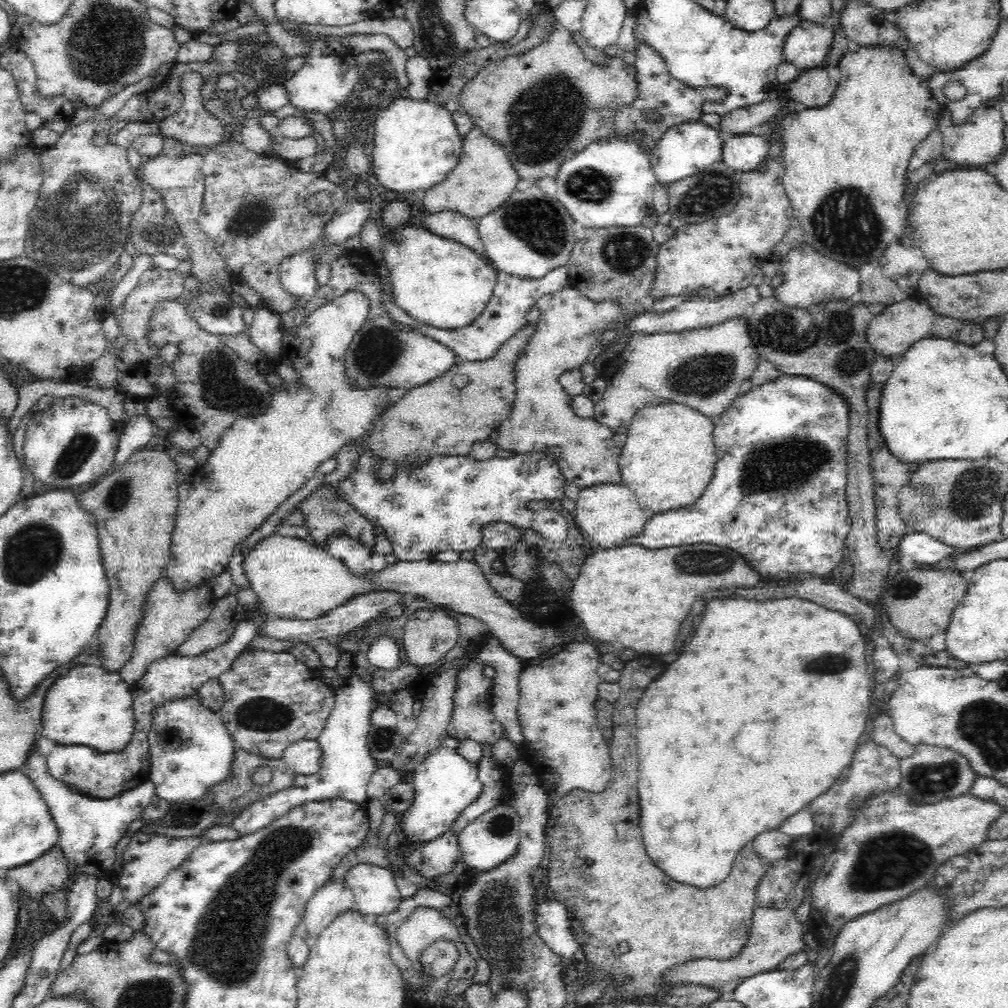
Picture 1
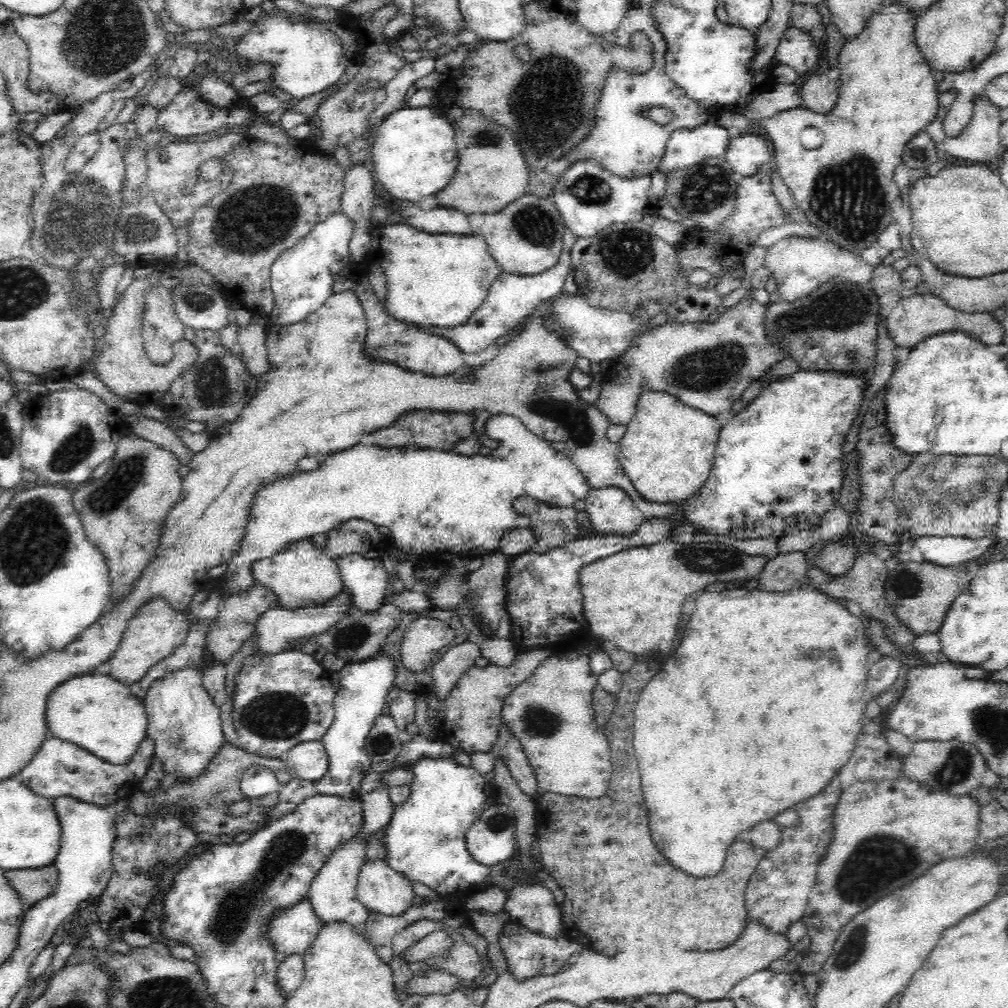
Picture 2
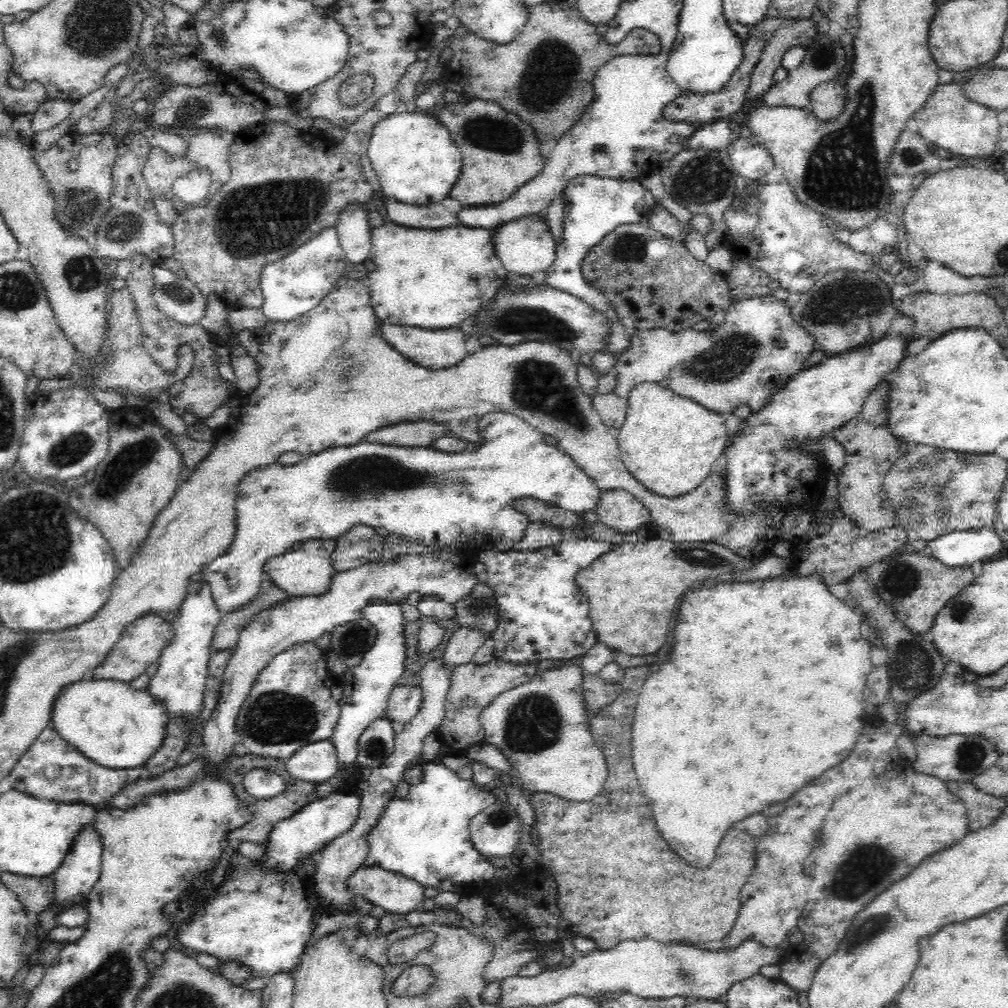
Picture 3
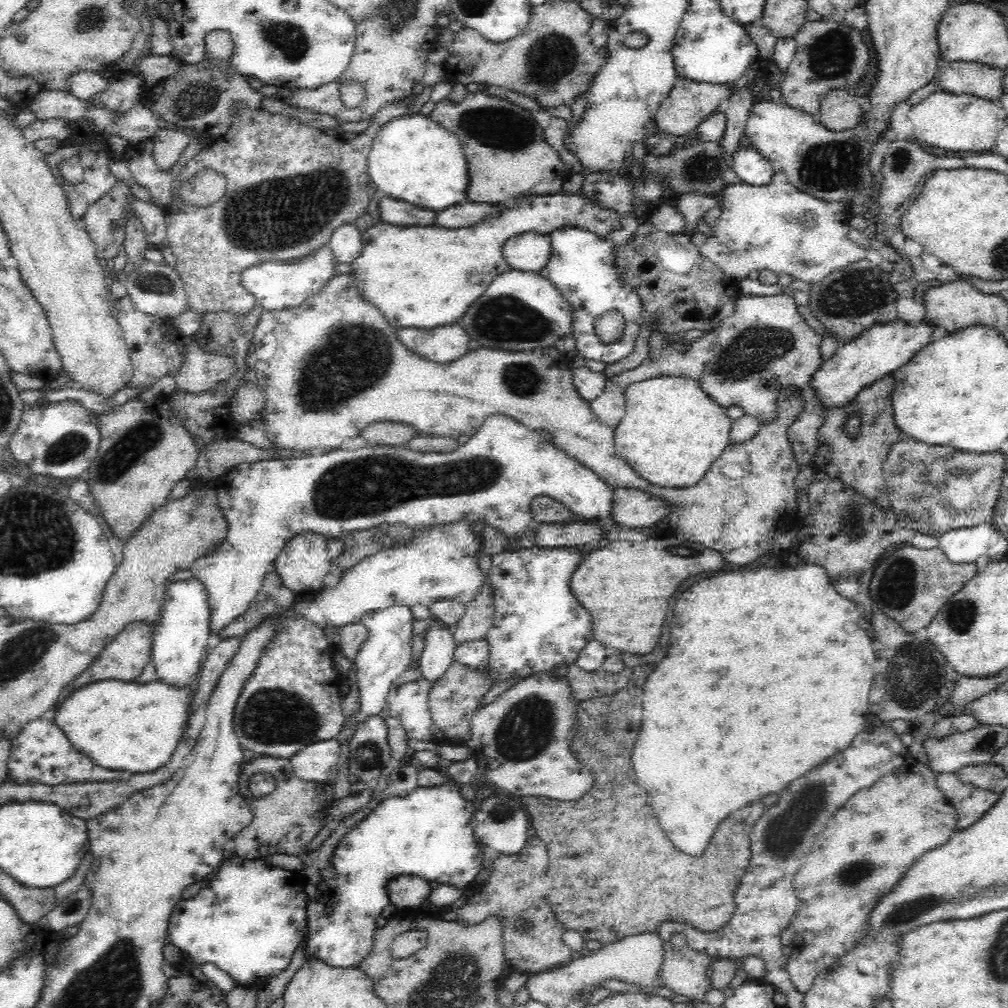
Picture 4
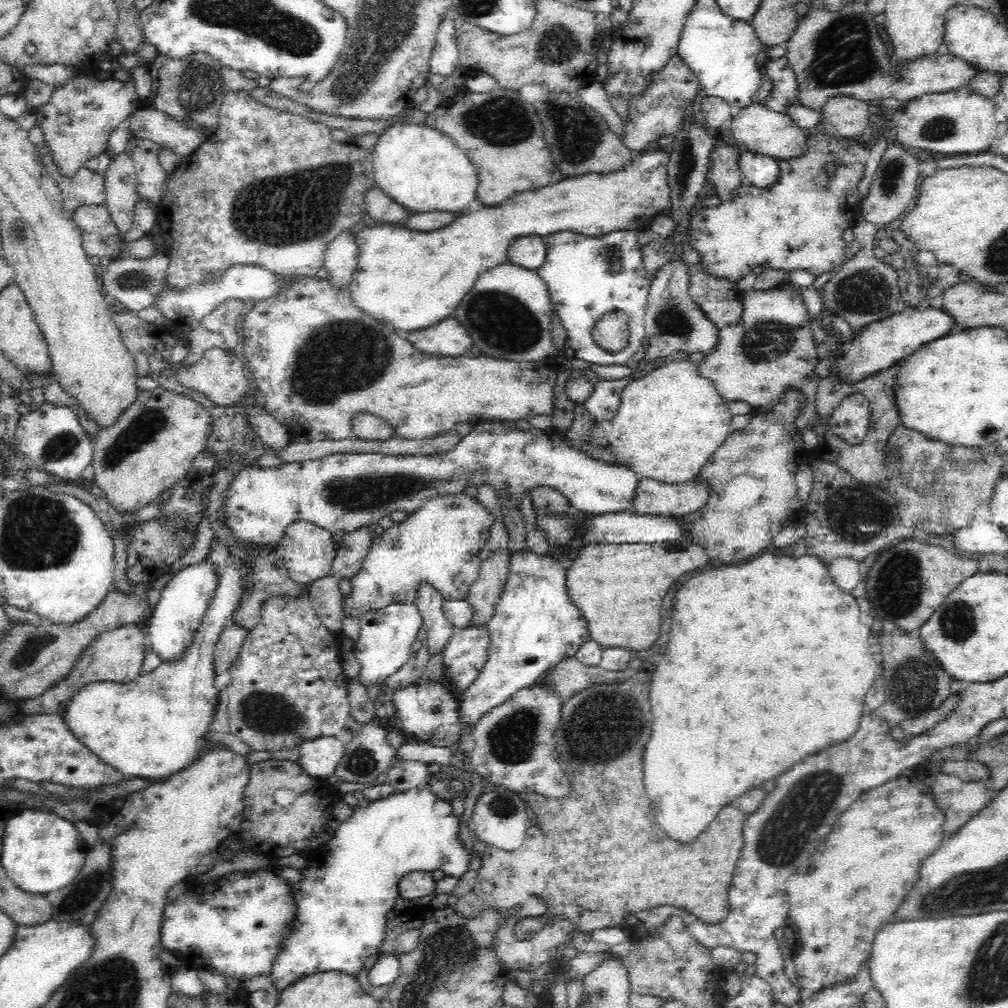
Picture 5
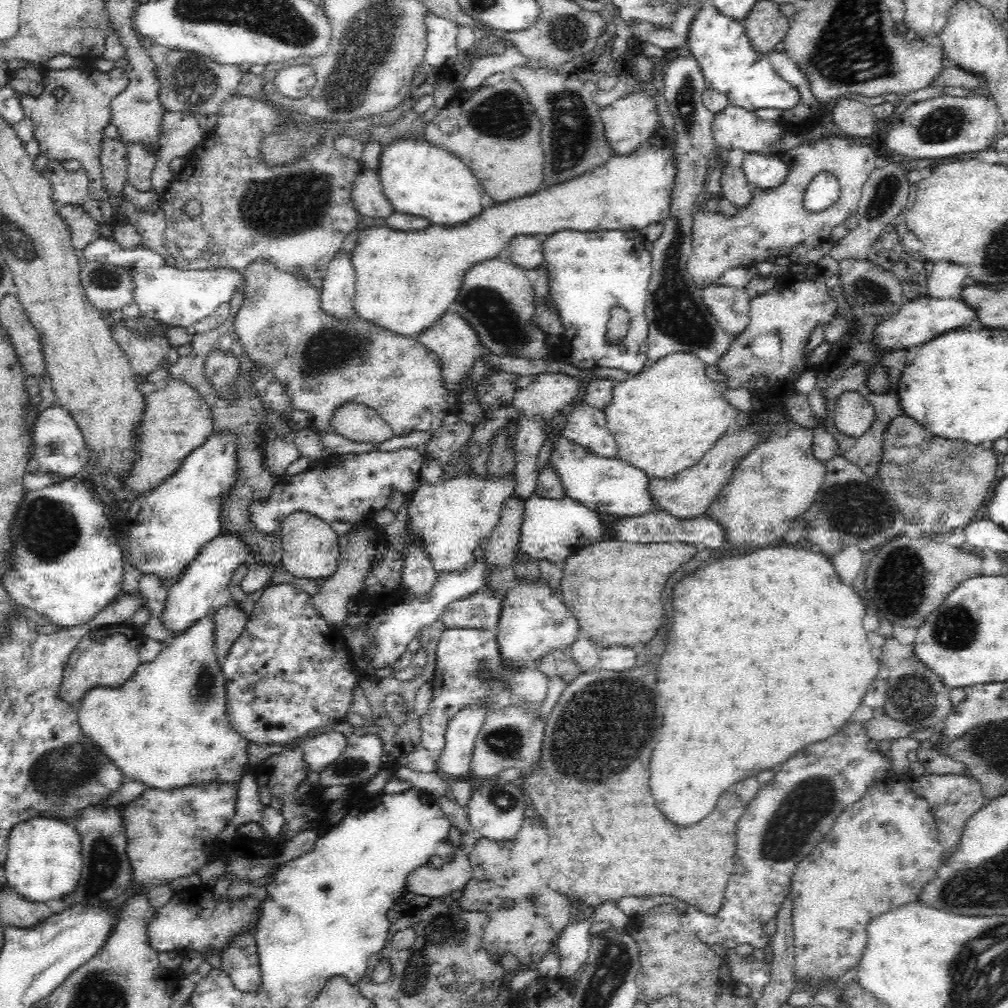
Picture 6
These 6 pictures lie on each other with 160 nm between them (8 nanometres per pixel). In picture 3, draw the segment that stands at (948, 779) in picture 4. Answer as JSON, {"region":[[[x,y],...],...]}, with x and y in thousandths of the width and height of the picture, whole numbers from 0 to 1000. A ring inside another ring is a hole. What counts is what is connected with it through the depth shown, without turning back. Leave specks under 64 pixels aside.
{"region":[[[939,774],[939,783],[957,798],[960,824],[981,818],[997,801],[998,792],[970,784],[963,776]]]}

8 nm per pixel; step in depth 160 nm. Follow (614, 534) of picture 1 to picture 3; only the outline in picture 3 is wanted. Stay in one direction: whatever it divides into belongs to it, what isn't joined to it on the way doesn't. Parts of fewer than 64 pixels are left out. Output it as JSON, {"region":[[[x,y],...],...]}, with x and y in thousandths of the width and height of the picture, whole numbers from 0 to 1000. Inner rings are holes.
{"region":[[[619,485],[596,487],[589,508],[597,519],[619,532],[630,530],[645,514],[643,503]]]}

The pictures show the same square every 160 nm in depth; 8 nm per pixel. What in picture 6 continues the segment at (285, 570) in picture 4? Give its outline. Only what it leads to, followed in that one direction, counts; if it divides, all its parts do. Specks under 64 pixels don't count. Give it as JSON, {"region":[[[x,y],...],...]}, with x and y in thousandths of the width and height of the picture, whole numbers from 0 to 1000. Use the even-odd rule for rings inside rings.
{"region":[[[294,507],[282,515],[278,527],[281,540],[279,557],[285,567],[298,575],[321,574],[333,567],[338,550],[336,531],[327,523],[325,517],[308,508]]]}

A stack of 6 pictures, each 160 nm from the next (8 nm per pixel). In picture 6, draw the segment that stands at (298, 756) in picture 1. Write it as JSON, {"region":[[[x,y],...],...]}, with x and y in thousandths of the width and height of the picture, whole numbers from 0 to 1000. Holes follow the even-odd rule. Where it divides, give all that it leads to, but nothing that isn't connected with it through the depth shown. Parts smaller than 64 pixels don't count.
{"region":[[[325,726],[306,733],[301,738],[301,753],[310,766],[317,766],[341,746],[345,734],[339,726]]]}

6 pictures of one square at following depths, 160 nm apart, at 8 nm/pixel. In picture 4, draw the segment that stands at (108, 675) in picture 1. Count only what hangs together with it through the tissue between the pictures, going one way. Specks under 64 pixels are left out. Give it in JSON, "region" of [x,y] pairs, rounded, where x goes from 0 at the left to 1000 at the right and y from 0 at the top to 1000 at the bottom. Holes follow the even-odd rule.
{"region":[[[155,674],[147,676],[146,678],[137,678],[133,676],[120,676],[120,675],[99,675],[94,678],[86,679],[81,682],[81,685],[77,687],[73,686],[66,692],[62,694],[61,699],[58,704],[52,709],[55,718],[65,728],[71,740],[75,744],[81,745],[83,748],[89,750],[95,758],[109,763],[110,765],[126,765],[128,768],[143,767],[143,766],[153,766],[157,762],[164,760],[165,756],[171,752],[171,748],[175,746],[175,740],[177,736],[182,734],[185,725],[188,721],[188,714],[190,708],[188,708],[188,700],[190,700],[190,694],[192,694],[192,688],[194,688],[194,677],[185,678],[184,680],[172,679],[169,680],[167,676],[161,676],[161,674]]]}

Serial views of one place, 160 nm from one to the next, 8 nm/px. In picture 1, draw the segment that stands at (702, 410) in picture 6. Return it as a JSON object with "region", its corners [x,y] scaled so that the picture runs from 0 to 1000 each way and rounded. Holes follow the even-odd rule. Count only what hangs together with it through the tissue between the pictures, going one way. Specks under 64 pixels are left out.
{"region":[[[671,398],[642,401],[634,405],[627,415],[620,441],[614,452],[614,465],[617,479],[631,492],[635,504],[659,508],[687,500],[698,488],[707,471],[710,451],[707,436],[709,417]]]}

